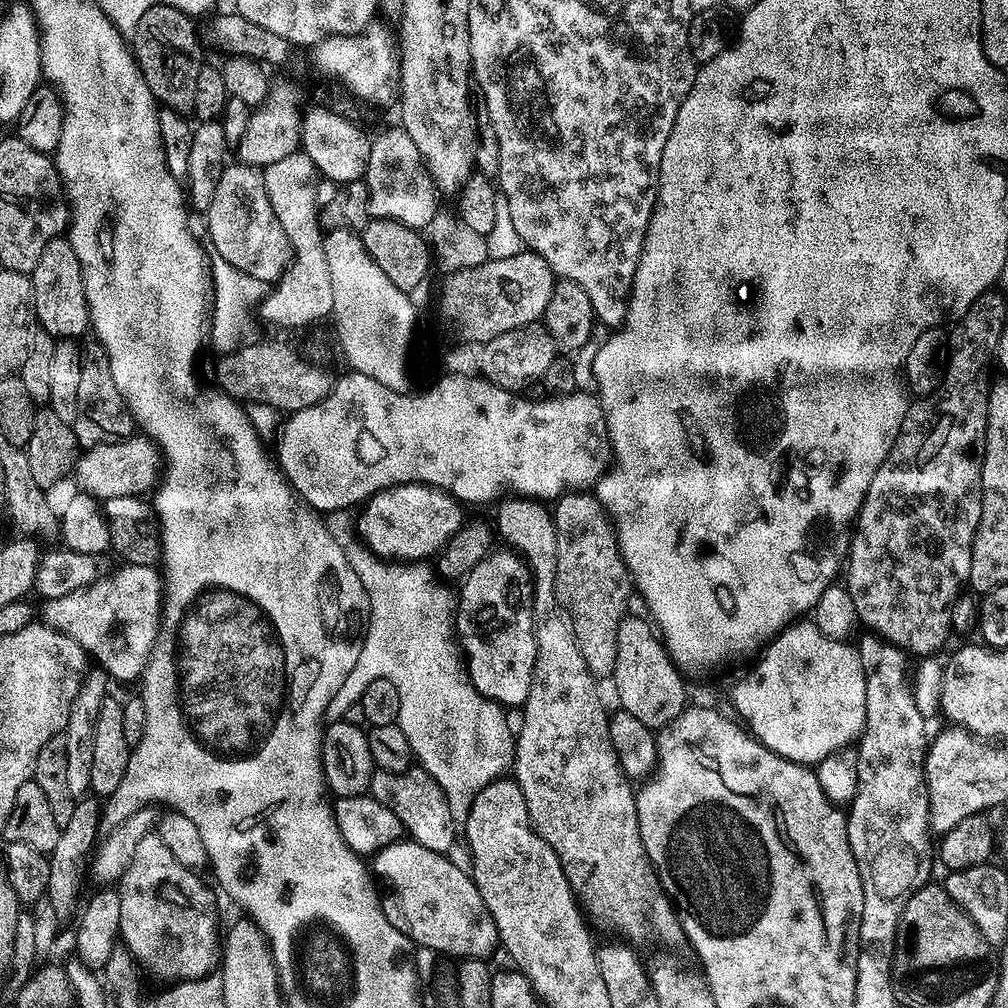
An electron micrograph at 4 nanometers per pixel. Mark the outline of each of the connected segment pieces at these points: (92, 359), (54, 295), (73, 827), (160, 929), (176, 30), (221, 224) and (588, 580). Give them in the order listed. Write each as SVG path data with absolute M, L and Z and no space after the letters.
M88 339L83 341L80 354L78 414L75 422L71 424L77 445L84 450L93 448L95 444L127 440L134 432L132 414L124 405L122 394L118 390L118 386L114 384L114 374L110 372L110 358L99 340Z
M64 236L46 242L38 266L30 273L32 278L32 306L39 327L57 338L80 338L89 331L88 303L82 286L82 270L72 244Z
M92 796L79 799L66 826L61 828L57 845L48 854L50 862L50 877L47 883L46 898L54 909L55 917L62 926L75 917L80 901L80 890L83 880L86 880L90 857L100 836L100 813L102 811L99 801Z
M158 835L144 836L134 849L134 858L130 858L130 866L126 866L124 877L118 882L122 902L120 940L147 975L149 972L168 980L164 982L203 980L217 967L222 956L217 893L204 885L200 875L199 871L182 866Z
M154 6L146 10L137 28L130 35L130 47L136 63L140 66L140 73L146 78L146 86L150 86L150 94L157 105L173 108L178 113L188 114L194 106L194 90L198 83L198 70L202 67L200 60L201 41L198 39L198 28L195 28L193 17L187 16L173 6Z
M239 162L229 163L222 178L218 178L218 190L214 190L214 202L210 202L206 219L208 236L212 239L211 251L222 254L230 266L238 266L238 270L250 274L250 278L276 282L292 263L290 240L274 214L260 168Z
M564 494L555 501L556 522L556 596L568 613L572 633L594 678L611 677L618 658L618 626L626 615L624 607L634 585L628 568L620 557L614 525L595 495Z

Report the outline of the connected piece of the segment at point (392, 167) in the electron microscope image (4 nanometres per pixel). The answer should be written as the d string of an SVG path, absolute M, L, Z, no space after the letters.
M403 126L395 127L372 136L370 162L363 179L368 185L368 214L377 220L397 220L422 230L438 211L438 189L418 146L414 146L414 138L406 134Z

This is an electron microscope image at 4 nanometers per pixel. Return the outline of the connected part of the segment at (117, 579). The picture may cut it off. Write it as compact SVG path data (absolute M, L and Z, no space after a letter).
M124 564L117 572L103 576L93 580L85 588L79 588L70 594L62 594L62 598L44 600L43 623L56 632L66 634L66 638L74 638L74 642L78 642L78 646L84 649L91 659L93 656L96 659L95 663L103 668L113 681L139 681L152 649L152 643L156 640L156 631L160 628L161 575L151 564Z

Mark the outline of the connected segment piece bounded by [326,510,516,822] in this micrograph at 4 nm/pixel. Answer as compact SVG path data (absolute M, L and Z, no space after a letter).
M351 511L329 512L326 516L326 523L330 534L338 542L338 546L342 546L342 550L346 554L346 558L350 562L350 566L354 570L354 574L358 574L358 578L362 582L362 586L368 595L368 603L370 611L368 614L368 627L364 633L364 641L360 647L358 654L358 662L354 666L352 676L358 678L379 678L394 682L394 690L398 690L398 723L402 734L406 734L406 738L412 747L413 757L418 761L419 767L428 772L438 782L438 786L446 794L446 802L450 806L450 814L452 819L457 822L463 822L468 819L468 811L474 802L474 798L478 795L487 784L493 784L495 780L501 779L505 775L504 772L513 767L514 757L516 754L516 741L514 739L514 728L508 725L508 720L504 717L505 709L497 704L495 700L488 700L479 690L472 685L468 679L466 671L466 660L462 655L461 649L458 647L457 637L454 635L454 592L447 588L445 581L424 562L393 562L391 559L376 556L363 542L354 535L354 516Z

